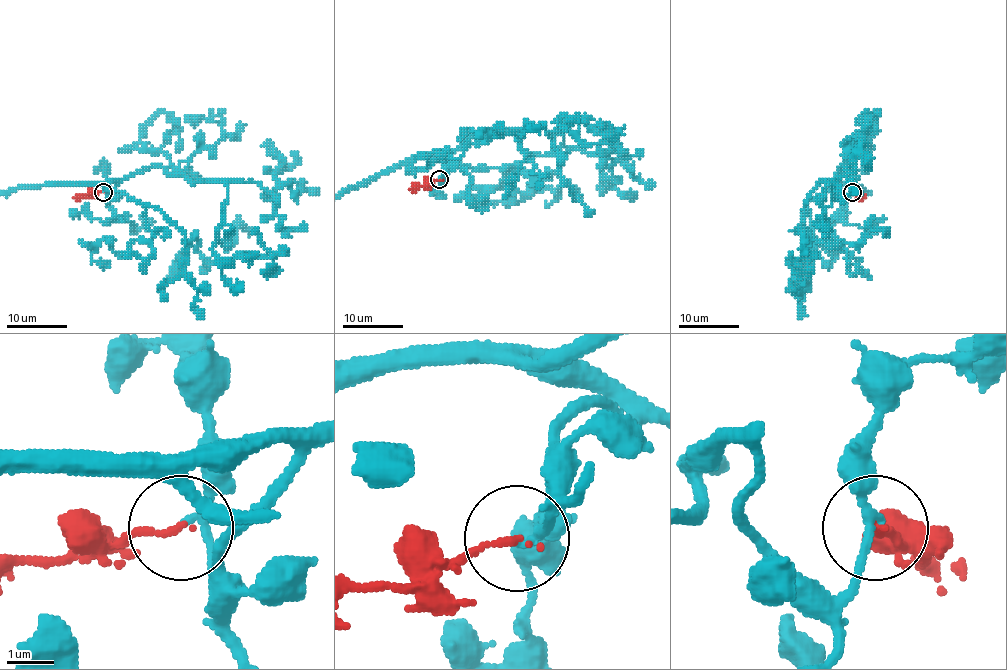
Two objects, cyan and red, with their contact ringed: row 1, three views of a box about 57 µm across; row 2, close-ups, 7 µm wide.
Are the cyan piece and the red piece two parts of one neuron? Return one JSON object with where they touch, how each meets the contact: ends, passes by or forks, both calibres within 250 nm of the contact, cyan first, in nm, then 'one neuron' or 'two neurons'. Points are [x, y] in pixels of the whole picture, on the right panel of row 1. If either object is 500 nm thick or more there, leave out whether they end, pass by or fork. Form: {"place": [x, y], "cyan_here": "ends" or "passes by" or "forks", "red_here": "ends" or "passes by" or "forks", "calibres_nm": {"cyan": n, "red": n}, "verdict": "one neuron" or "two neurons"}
{"place": [852, 192], "cyan_here": "passes by", "red_here": "ends", "calibres_nm": {"cyan": 150, "red": 130}, "verdict": "one neuron"}

